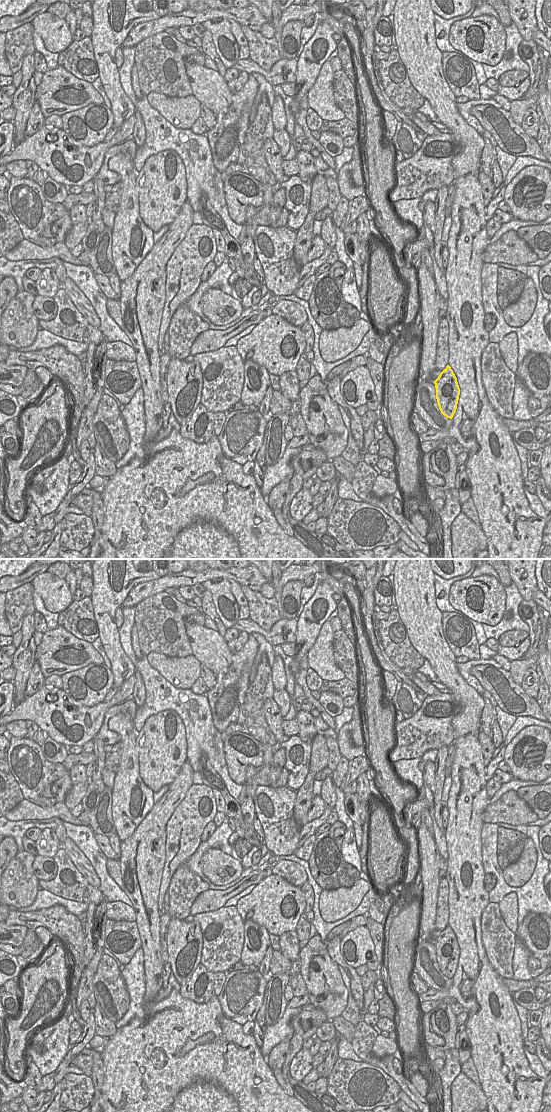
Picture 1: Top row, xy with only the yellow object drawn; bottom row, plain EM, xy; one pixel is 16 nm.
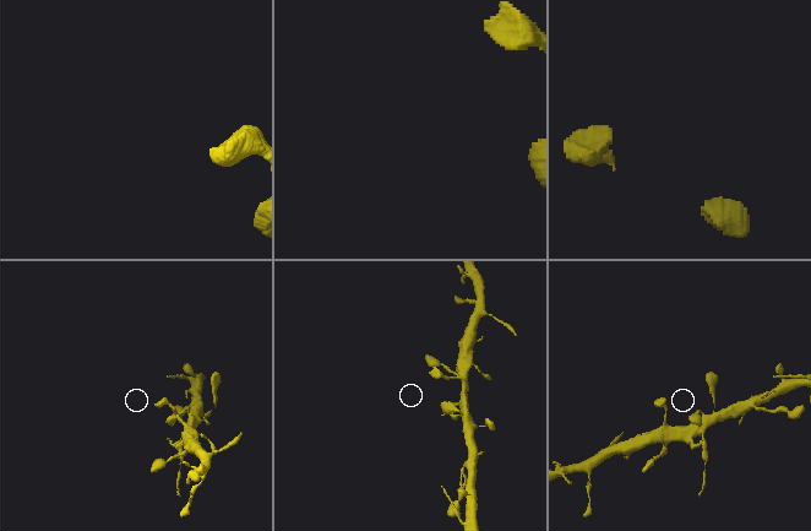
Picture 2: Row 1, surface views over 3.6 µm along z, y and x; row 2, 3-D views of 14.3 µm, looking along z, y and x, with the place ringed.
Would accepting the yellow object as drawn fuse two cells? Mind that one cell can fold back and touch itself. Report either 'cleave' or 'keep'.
cleave

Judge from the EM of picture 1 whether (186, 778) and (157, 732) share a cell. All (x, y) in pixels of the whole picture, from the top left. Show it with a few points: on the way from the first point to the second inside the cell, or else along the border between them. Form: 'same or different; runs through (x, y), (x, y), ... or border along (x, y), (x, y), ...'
different; border along (186, 760), (178, 775), (168, 785)

